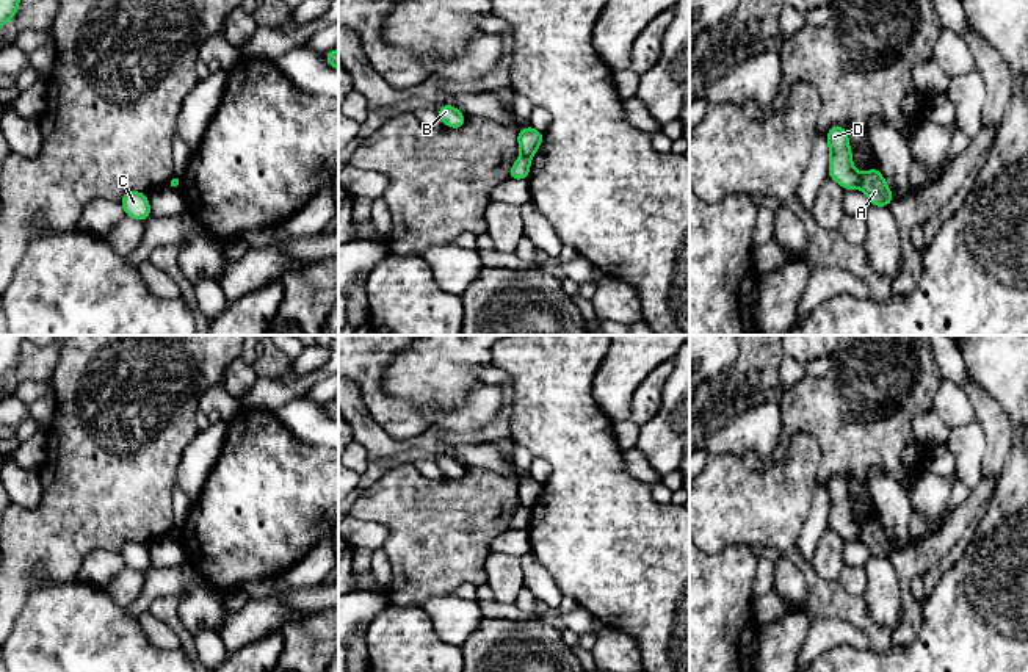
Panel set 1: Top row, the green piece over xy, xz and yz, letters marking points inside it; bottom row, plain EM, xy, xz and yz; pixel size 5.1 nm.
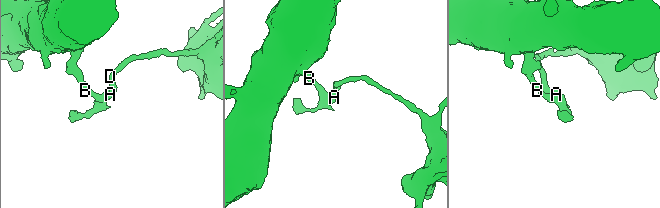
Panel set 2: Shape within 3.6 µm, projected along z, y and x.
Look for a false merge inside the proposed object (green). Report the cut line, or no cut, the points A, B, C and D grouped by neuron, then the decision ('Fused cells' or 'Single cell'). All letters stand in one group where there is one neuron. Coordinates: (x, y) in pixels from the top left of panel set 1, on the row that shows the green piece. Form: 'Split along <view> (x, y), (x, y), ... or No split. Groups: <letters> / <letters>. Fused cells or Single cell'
Split along yz (859, 176), (861, 187). Groups: A B C / D. Fused cells

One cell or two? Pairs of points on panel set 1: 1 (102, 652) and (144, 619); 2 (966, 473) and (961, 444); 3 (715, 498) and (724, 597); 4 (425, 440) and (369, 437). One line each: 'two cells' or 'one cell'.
1: two cells
2: one cell
3: two cells
4: one cell

